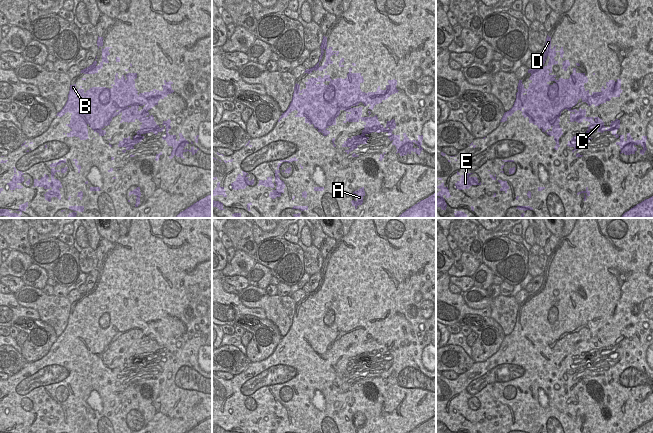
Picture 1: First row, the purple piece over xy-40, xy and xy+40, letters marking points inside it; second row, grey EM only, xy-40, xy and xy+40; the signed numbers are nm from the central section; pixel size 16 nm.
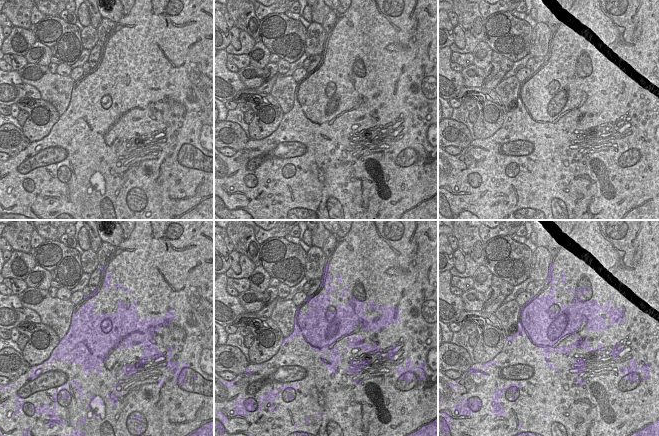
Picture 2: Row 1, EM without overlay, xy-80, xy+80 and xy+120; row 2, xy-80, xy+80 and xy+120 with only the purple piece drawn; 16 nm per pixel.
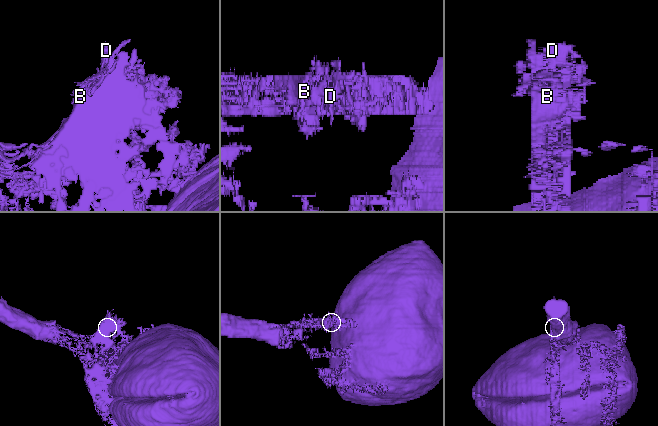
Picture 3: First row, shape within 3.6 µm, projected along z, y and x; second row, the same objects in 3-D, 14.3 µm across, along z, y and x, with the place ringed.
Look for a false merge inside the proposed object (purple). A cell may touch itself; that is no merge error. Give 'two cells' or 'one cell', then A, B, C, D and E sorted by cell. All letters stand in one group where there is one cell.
one cell | A B C D E

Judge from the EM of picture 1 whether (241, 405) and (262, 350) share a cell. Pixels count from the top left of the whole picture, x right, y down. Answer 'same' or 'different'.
different

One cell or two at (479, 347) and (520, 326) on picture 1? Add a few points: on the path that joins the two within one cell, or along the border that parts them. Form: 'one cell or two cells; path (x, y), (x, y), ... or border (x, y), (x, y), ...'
two cells; border (505, 336), (499, 348), (491, 356)

